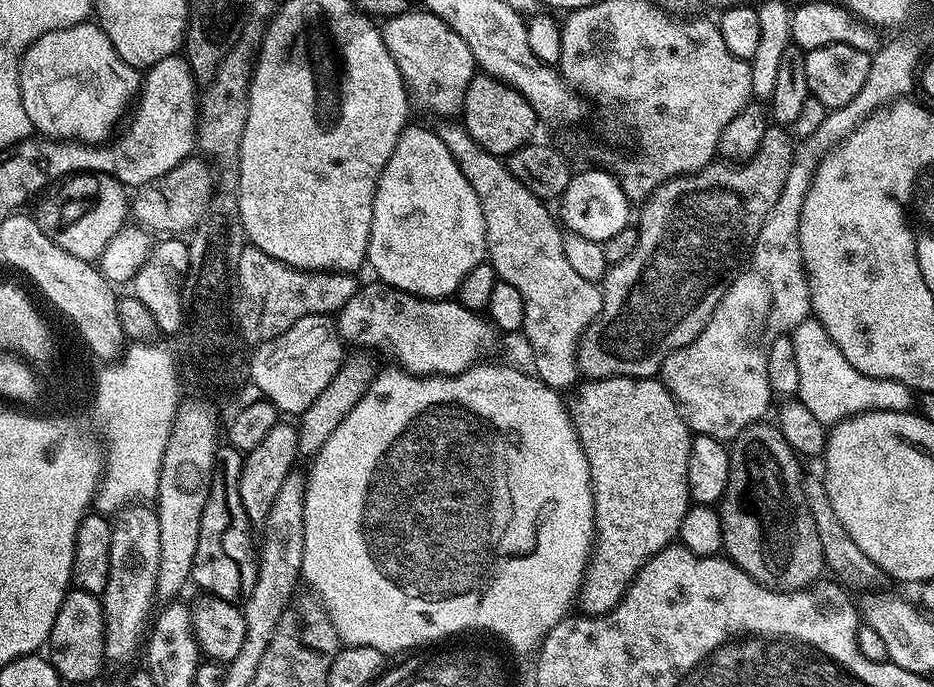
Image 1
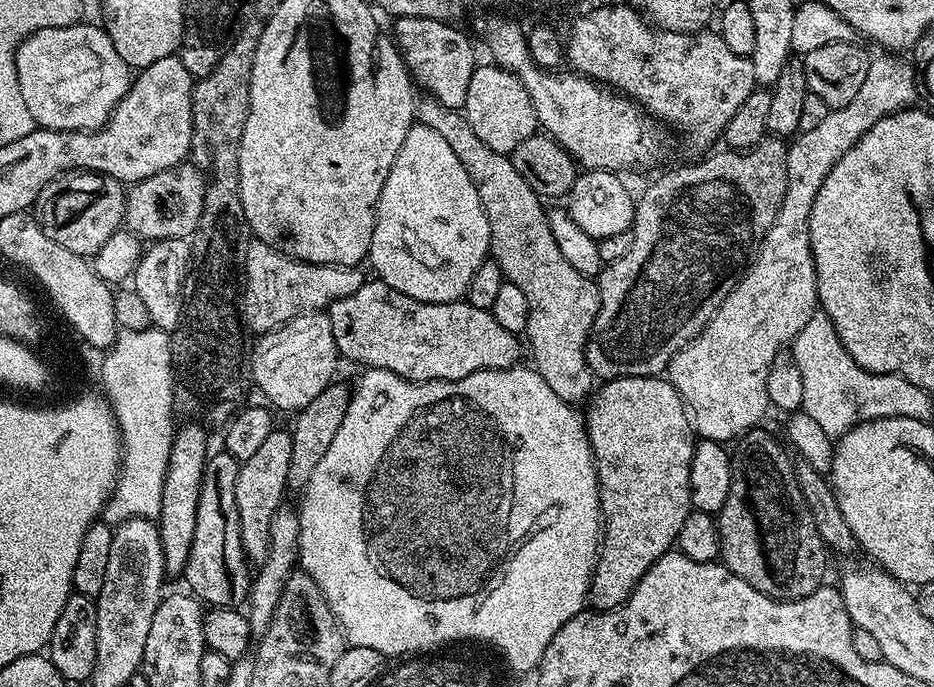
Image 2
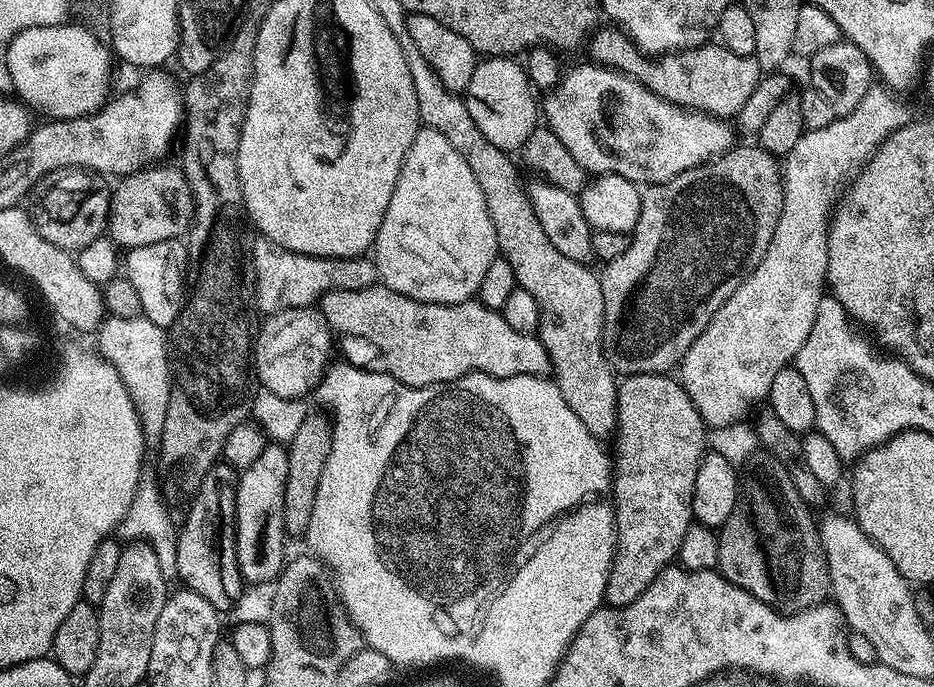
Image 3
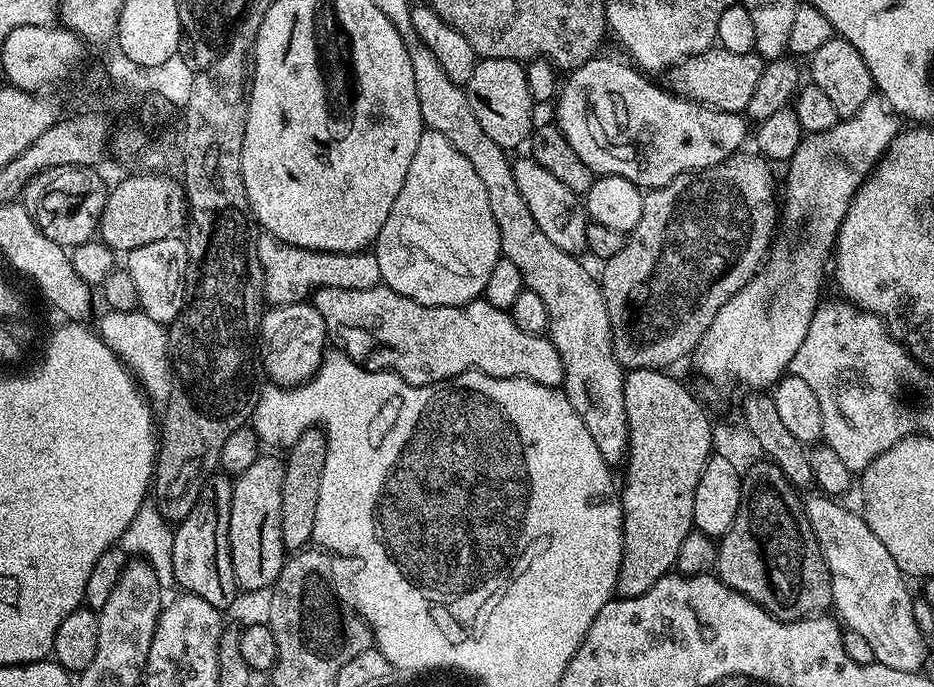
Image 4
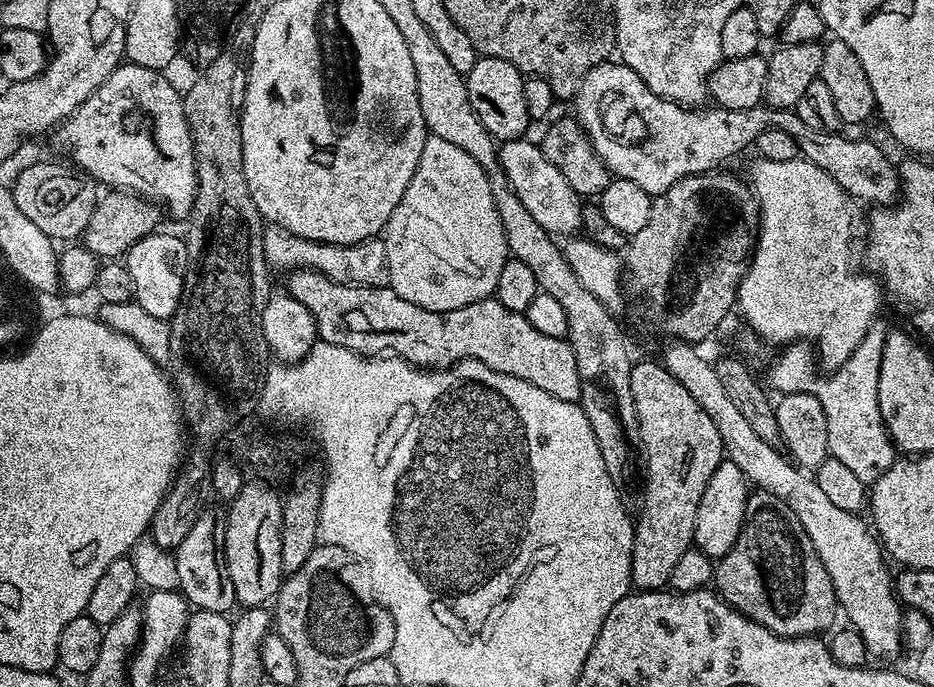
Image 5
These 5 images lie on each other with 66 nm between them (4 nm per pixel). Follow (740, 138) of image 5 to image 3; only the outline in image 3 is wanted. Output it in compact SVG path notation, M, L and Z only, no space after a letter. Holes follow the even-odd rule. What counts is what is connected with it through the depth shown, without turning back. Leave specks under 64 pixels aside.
M595 62L587 63L569 72L567 69L566 74L561 75L560 83L542 100L543 123L551 132L558 134L558 142L570 150L585 173L621 176L637 186L664 184L686 170L723 156L733 147L734 128L727 119L679 108L617 69L605 68Z

